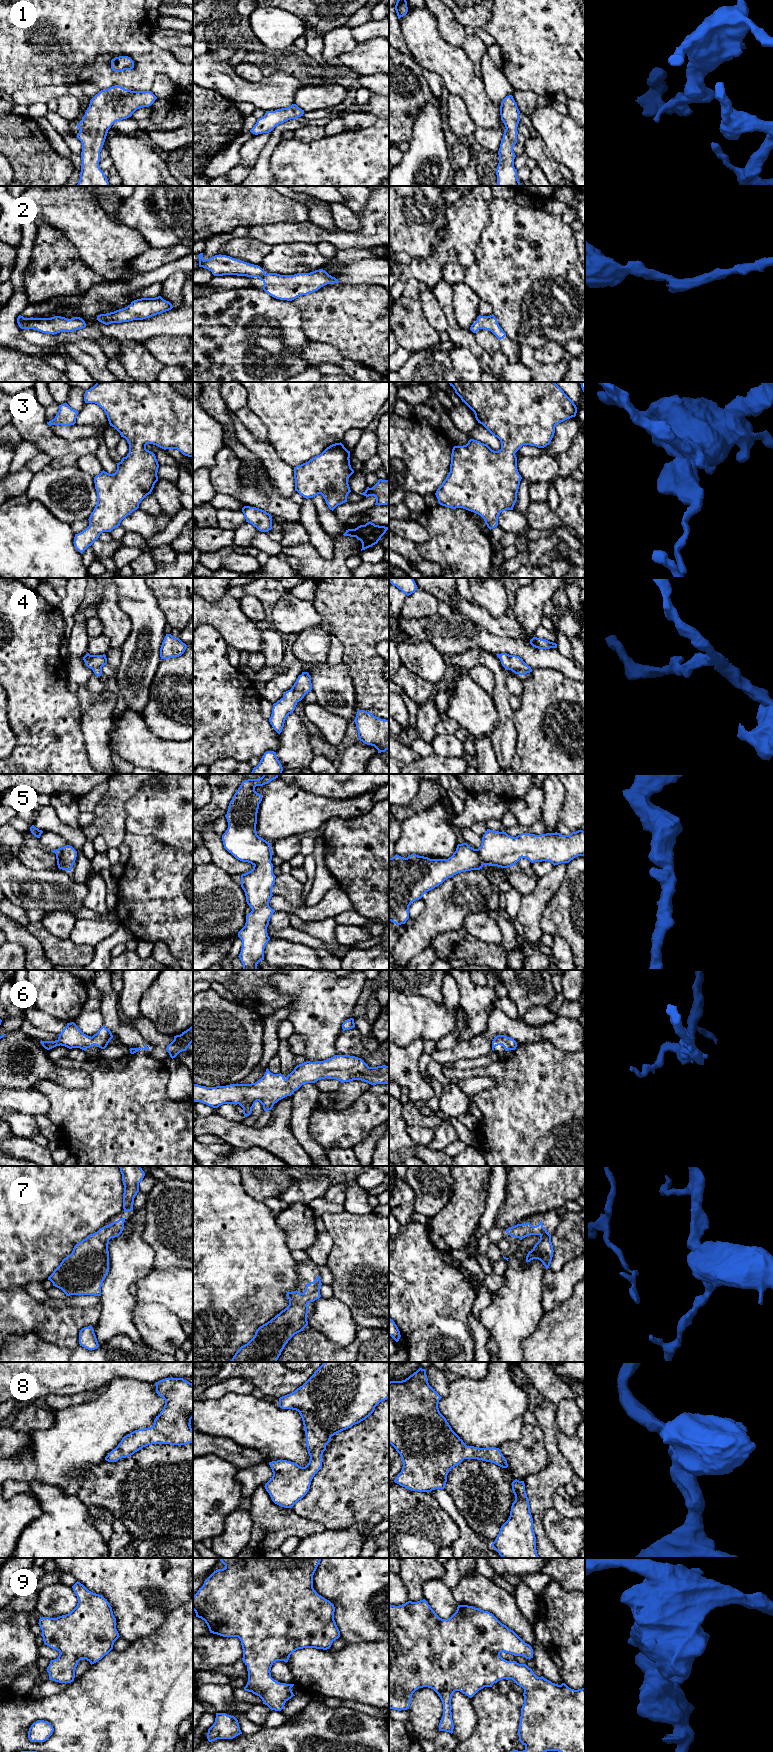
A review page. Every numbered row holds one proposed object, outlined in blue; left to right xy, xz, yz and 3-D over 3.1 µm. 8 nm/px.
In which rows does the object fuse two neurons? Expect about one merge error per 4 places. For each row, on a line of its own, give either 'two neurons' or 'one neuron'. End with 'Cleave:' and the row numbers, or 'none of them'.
1: one neuron
2: one neuron
3: one neuron
4: one neuron
5: one neuron
6: one neuron
7: one neuron
8: one neuron
9: one neuron
Cleave: none of them

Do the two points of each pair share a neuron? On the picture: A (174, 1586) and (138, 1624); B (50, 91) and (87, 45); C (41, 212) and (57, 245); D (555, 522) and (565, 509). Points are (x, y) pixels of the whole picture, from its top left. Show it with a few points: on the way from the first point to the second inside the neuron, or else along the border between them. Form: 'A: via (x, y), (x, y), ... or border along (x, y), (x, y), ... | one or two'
A: via (156, 1583), (141, 1583), (135, 1589), (135, 1606) | one
B: border along (78, 82), (62, 85), (42, 85), (32, 89) | two
C: border along (40, 223), (51, 225), (66, 236) | two
D: border along (554, 511), (564, 524), (574, 530) | two

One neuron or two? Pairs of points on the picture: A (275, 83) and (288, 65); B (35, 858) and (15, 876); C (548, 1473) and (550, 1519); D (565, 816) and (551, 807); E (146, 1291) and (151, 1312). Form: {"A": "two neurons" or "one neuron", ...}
{"A": "two neurons", "B": "two neurons", "C": "two neurons", "D": "two neurons", "E": "two neurons"}

